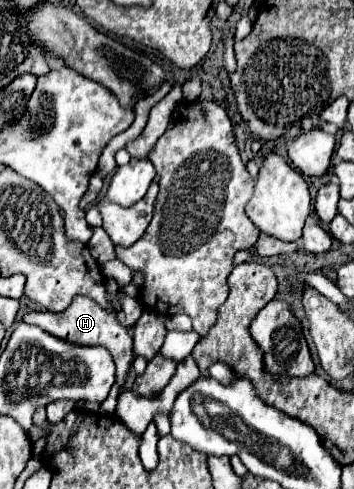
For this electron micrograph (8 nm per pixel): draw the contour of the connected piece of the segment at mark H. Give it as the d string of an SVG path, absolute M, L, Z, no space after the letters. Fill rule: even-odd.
M74 297L74 301L70 303L70 307L62 313L52 313L52 311L30 311L22 317L22 321L30 323L30 325L36 325L40 329L44 329L46 333L58 337L58 339L64 339L64 341L70 341L74 345L100 345L104 349L110 351L114 363L116 363L116 379L108 397L101 403L99 414L111 416L114 415L114 409L117 406L117 400L119 396L119 389L126 379L126 373L130 369L130 363L134 359L134 353L132 353L132 337L128 335L128 329L118 321L116 313L114 311L108 311L108 309L102 309L94 299L90 297Z

